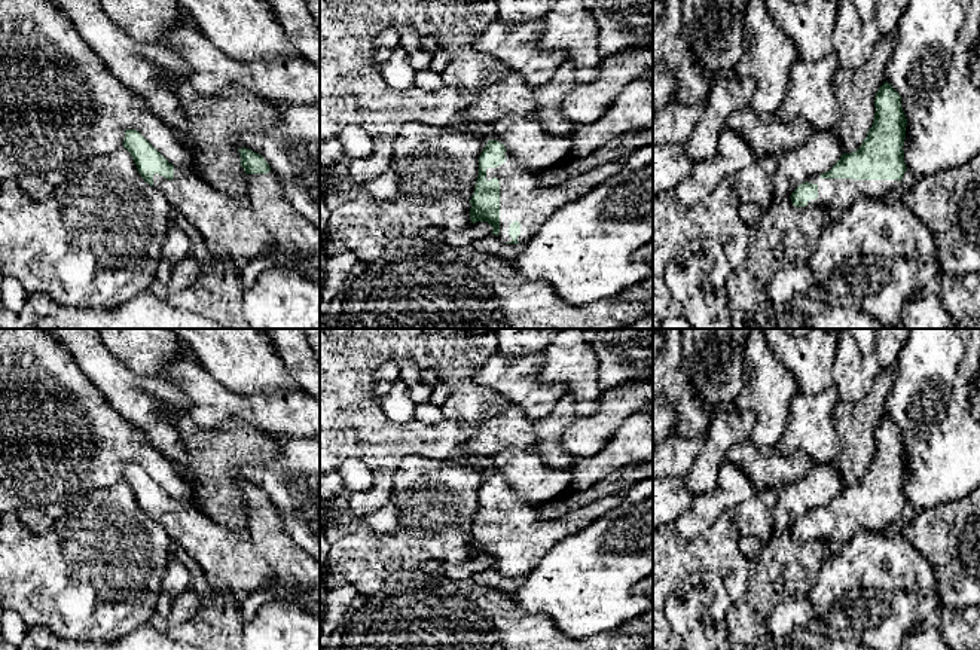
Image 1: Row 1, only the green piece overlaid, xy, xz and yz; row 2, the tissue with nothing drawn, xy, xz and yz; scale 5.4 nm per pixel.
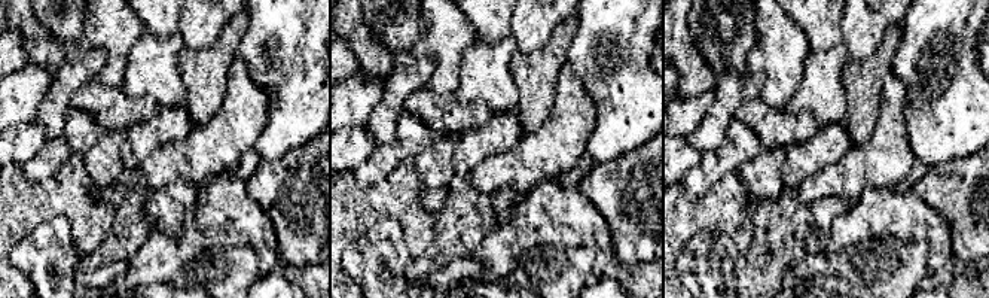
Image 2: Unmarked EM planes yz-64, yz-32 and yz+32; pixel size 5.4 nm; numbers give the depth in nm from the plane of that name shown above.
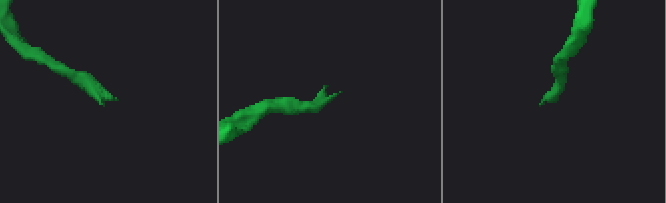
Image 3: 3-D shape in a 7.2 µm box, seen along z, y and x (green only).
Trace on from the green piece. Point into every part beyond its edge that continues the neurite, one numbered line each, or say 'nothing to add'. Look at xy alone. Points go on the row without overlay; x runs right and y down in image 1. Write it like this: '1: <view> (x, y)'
1: xy (238, 562)

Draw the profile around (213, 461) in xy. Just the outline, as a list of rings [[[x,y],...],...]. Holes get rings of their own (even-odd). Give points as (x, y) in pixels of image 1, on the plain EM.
[[[184,412],[171,414],[186,458],[178,467],[181,479],[192,489],[195,506],[223,527],[239,531],[245,525],[241,512],[239,482],[244,464],[266,464],[275,457],[274,440],[244,419],[205,430]]]

